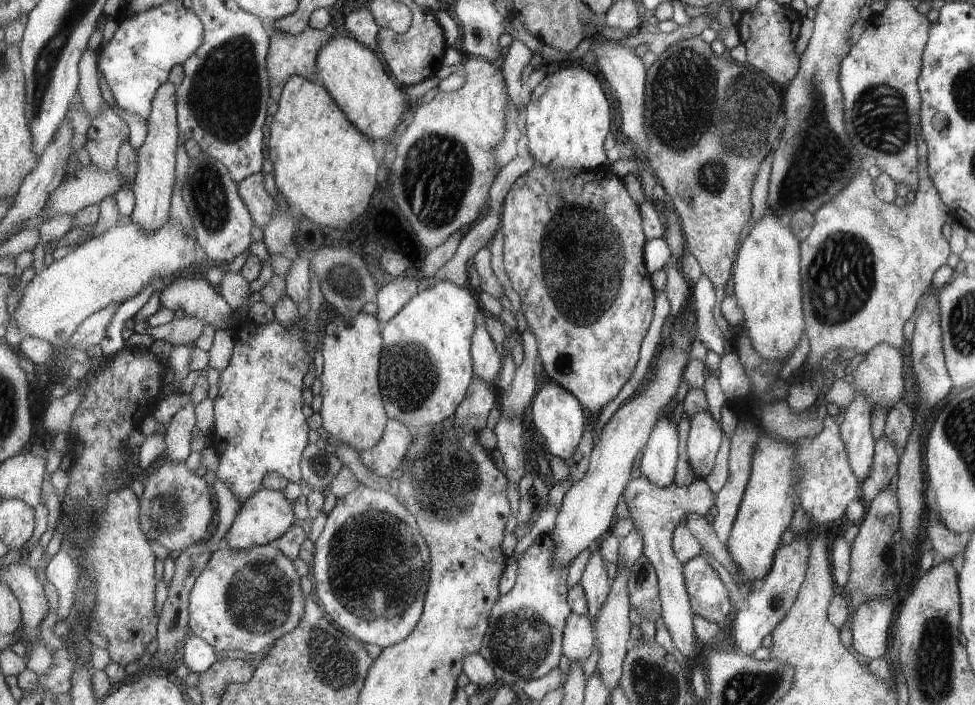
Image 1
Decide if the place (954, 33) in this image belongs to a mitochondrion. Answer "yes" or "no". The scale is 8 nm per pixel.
no

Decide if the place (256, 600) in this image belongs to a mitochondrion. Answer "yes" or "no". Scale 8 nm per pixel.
yes

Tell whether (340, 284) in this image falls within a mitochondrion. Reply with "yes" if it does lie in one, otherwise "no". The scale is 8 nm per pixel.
yes

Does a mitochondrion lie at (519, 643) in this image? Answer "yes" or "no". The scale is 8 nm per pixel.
yes

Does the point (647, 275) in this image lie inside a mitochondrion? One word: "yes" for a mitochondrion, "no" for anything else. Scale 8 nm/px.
no

